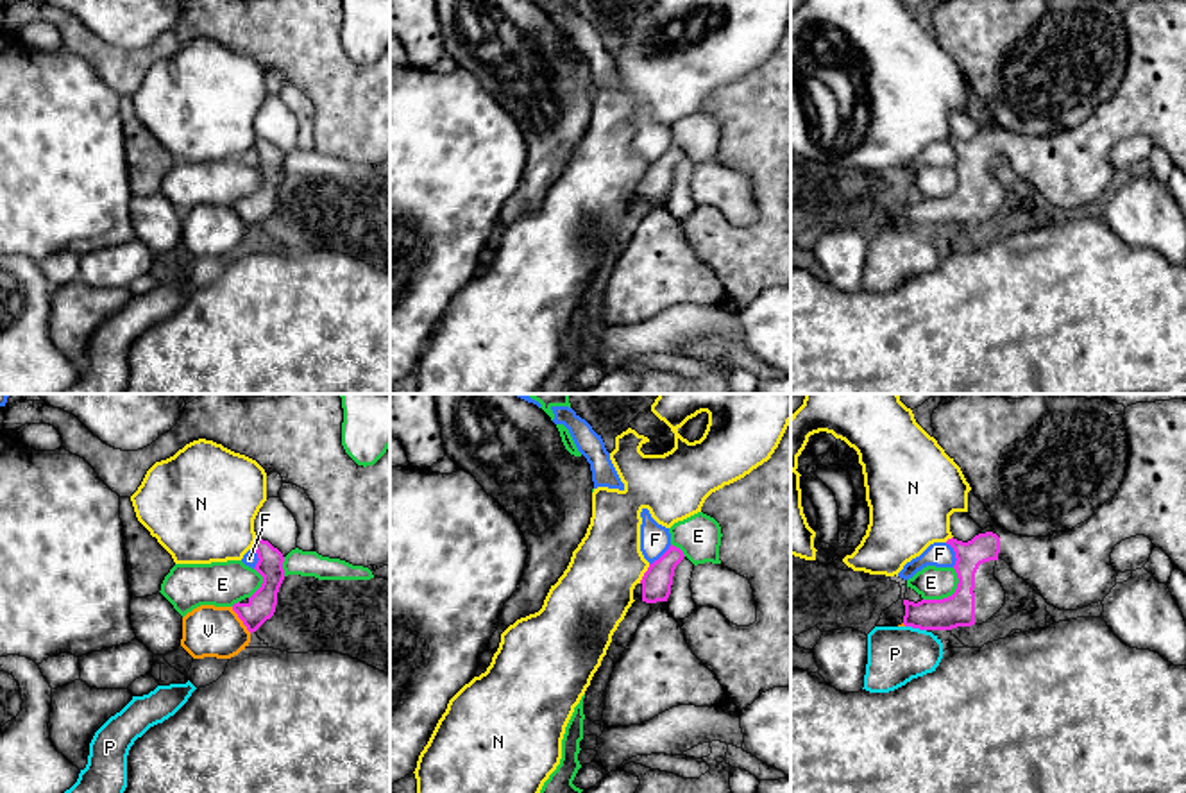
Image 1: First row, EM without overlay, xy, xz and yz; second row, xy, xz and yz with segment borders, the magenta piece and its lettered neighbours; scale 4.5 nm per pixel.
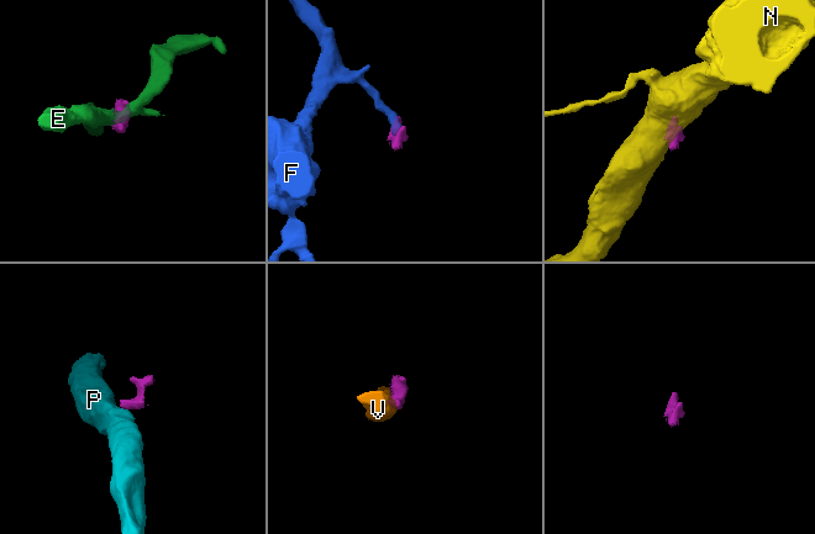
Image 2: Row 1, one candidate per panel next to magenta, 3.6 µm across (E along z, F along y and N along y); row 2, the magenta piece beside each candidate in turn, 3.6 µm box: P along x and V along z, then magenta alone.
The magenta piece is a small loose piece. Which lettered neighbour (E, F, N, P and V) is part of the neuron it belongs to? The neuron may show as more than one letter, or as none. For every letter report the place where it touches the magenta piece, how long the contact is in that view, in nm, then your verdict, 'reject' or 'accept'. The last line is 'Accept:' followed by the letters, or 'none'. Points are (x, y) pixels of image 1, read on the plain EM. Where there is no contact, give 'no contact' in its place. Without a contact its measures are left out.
E: yz (952, 194) | 200 nm | reject
F: yz (956, 153) | 120 nm | reject
N: xz (644, 172) | 100 nm | reject
P: yz (916, 226) | 100 nm | reject
V: xy (240, 217) | 150 nm | reject
Accept: none

